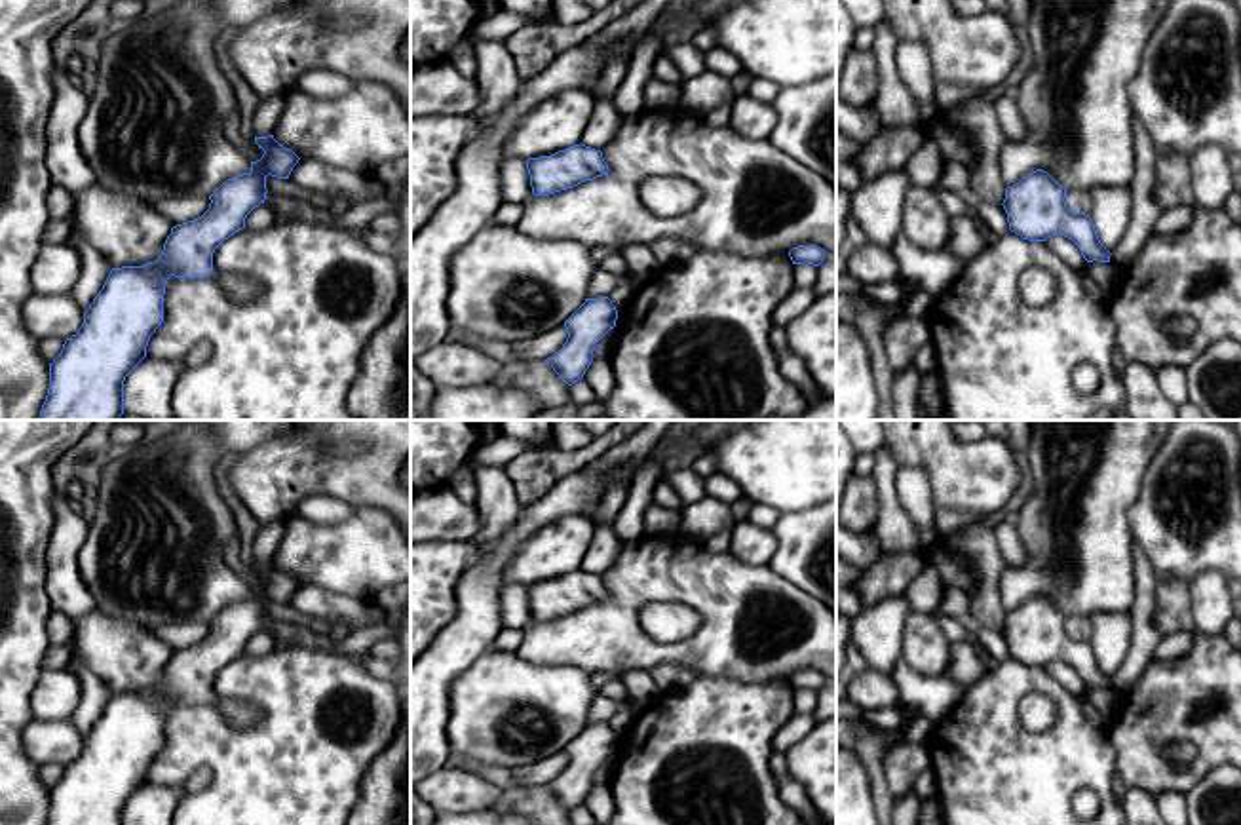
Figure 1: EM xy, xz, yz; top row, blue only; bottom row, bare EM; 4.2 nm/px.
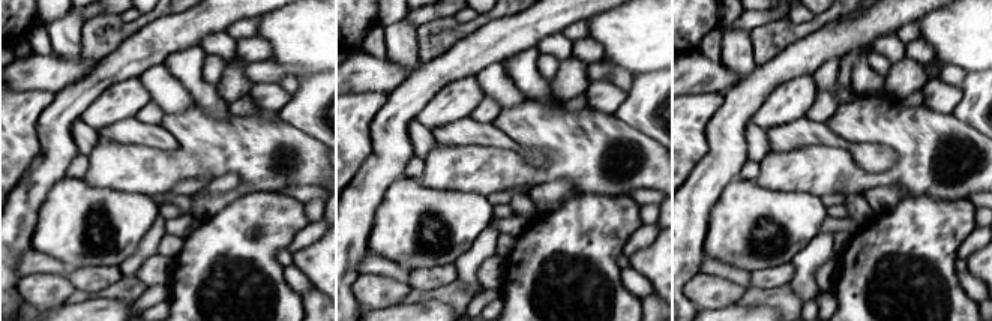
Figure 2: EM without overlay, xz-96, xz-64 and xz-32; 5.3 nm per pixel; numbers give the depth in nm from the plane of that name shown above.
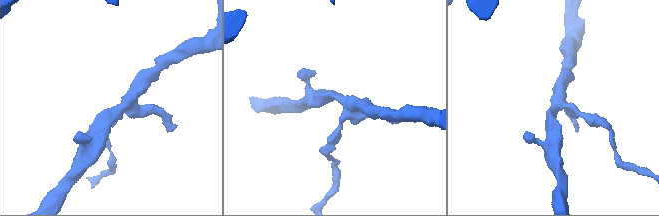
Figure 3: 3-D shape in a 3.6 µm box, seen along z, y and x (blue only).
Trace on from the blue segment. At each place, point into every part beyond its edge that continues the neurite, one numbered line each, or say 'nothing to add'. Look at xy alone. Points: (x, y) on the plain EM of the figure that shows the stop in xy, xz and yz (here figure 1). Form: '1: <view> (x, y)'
1: xy (240, 715)

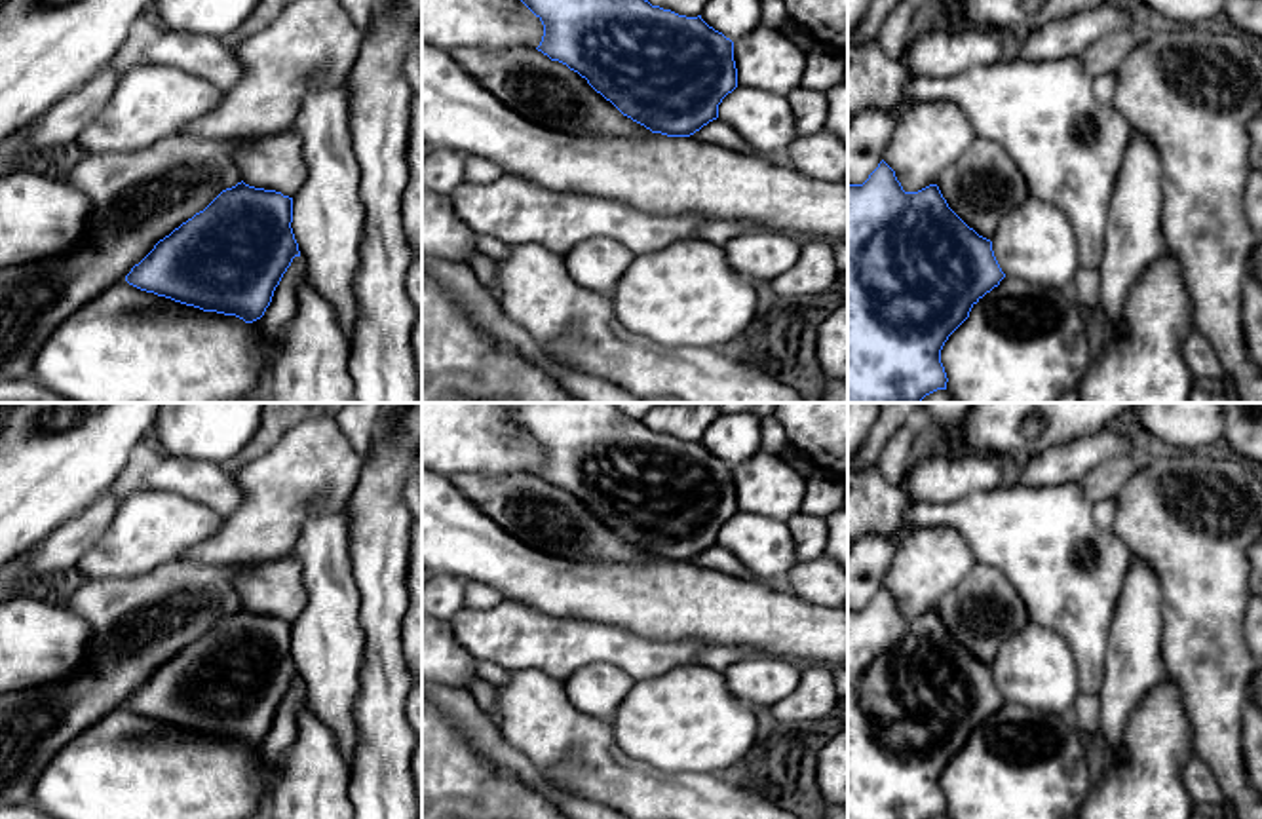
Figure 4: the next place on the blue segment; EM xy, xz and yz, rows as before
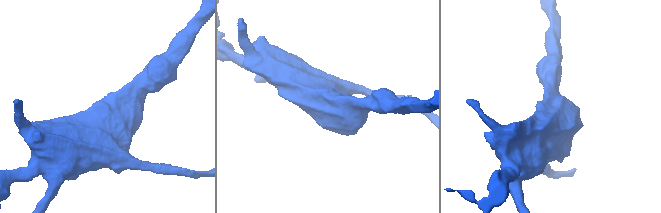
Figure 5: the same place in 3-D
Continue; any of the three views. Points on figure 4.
nothing to add

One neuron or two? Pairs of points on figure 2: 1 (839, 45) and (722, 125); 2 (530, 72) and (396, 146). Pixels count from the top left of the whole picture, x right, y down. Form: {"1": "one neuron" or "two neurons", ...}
{"1": "one neuron", "2": "two neurons"}

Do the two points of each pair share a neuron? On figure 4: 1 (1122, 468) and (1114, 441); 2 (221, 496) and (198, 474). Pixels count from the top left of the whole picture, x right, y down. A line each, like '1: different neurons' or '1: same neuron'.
1: different neurons
2: same neuron

